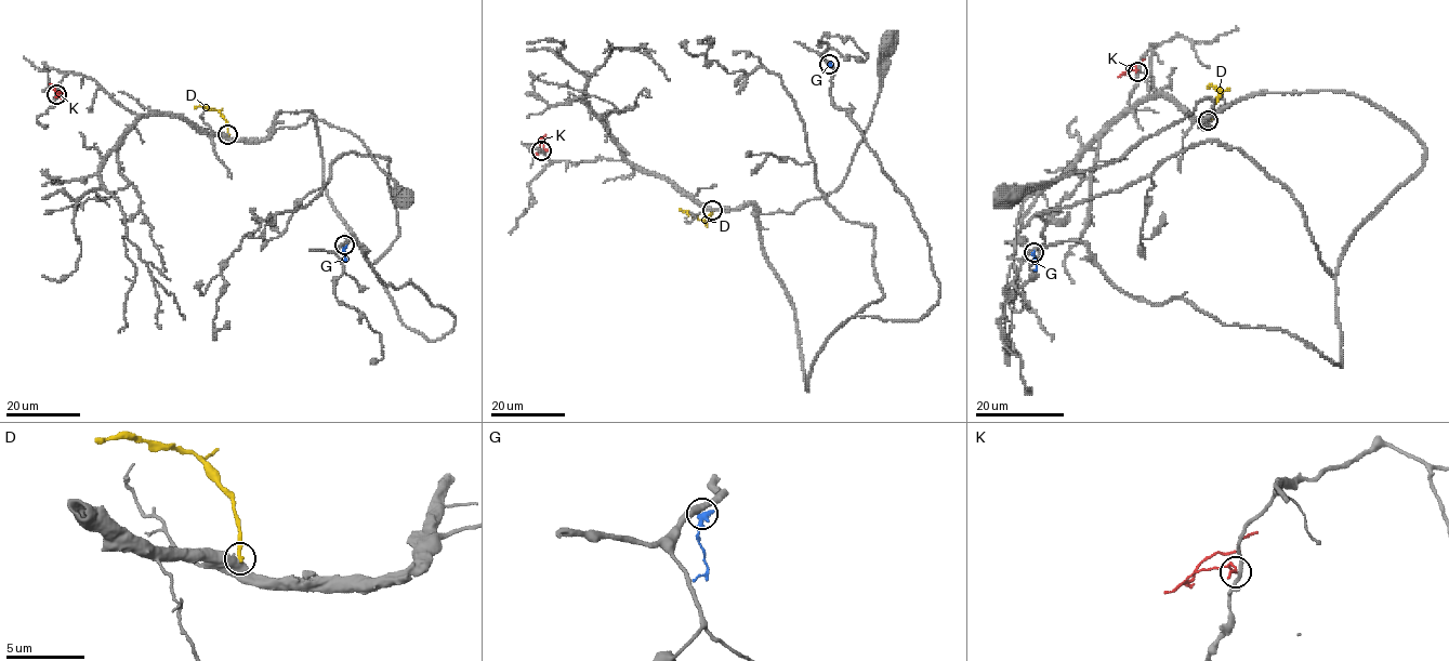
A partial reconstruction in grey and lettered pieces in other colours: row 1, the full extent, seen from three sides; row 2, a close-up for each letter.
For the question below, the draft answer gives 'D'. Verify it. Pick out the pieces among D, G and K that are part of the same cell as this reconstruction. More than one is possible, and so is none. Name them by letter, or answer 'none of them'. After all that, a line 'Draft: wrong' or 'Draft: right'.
none of them
Draft: wrong

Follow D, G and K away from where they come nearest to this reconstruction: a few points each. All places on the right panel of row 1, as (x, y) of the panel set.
D: (1209, 119), (1220, 91), (1208, 88)
G: (1033, 251), (1035, 270)
K: (1137, 70), (1125, 71), (1144, 60)

